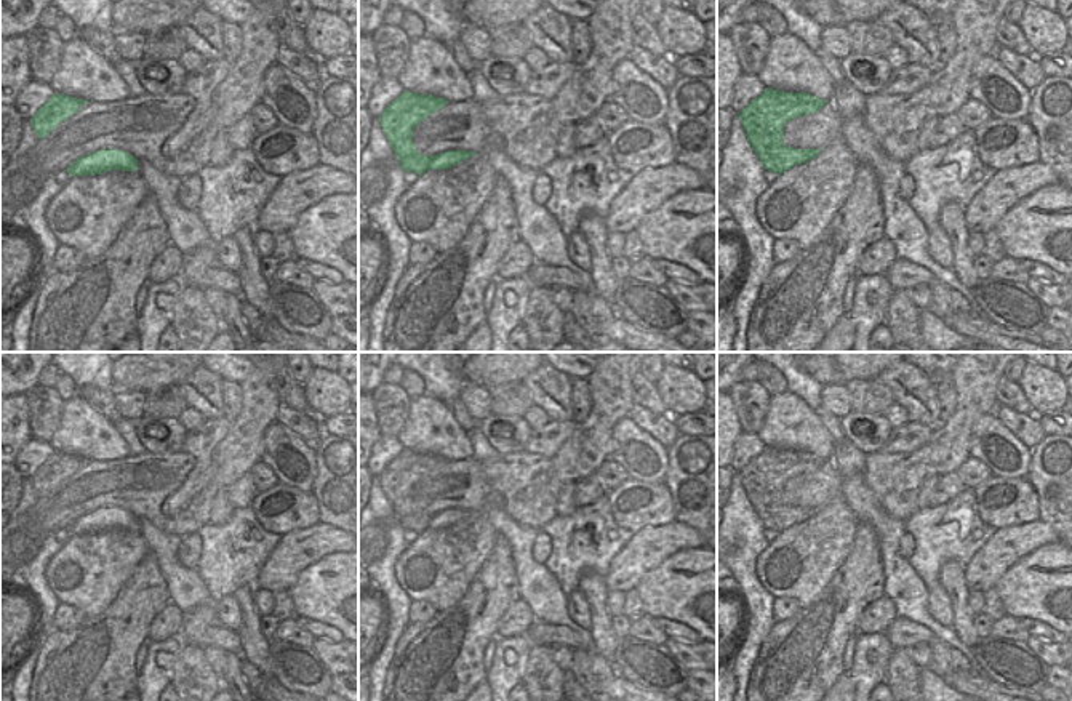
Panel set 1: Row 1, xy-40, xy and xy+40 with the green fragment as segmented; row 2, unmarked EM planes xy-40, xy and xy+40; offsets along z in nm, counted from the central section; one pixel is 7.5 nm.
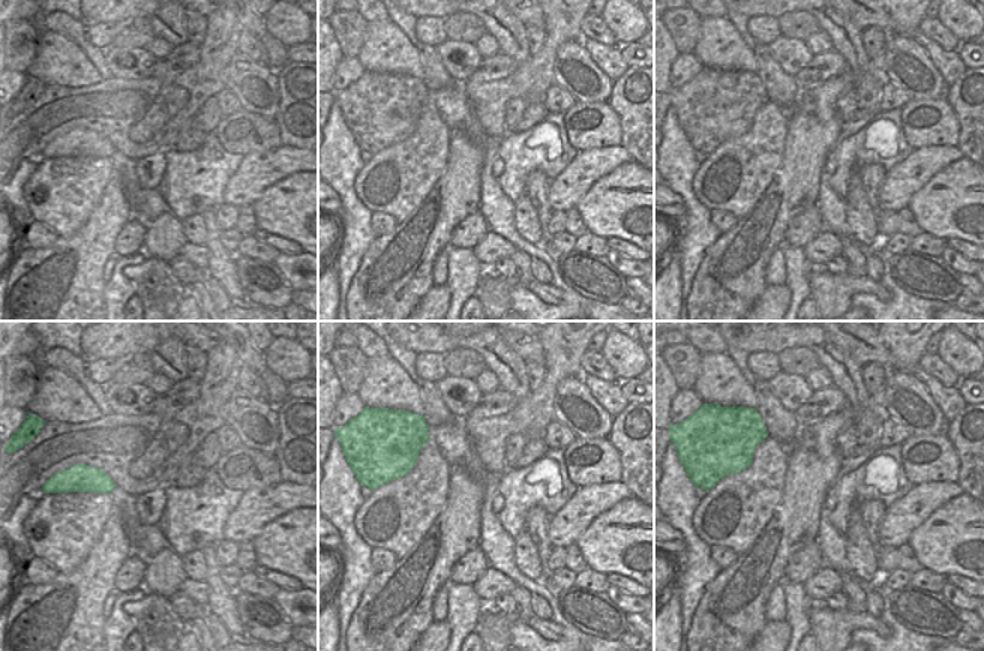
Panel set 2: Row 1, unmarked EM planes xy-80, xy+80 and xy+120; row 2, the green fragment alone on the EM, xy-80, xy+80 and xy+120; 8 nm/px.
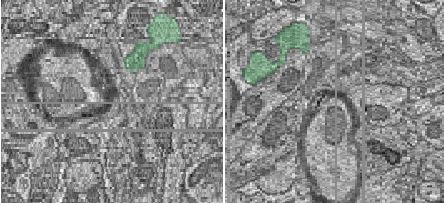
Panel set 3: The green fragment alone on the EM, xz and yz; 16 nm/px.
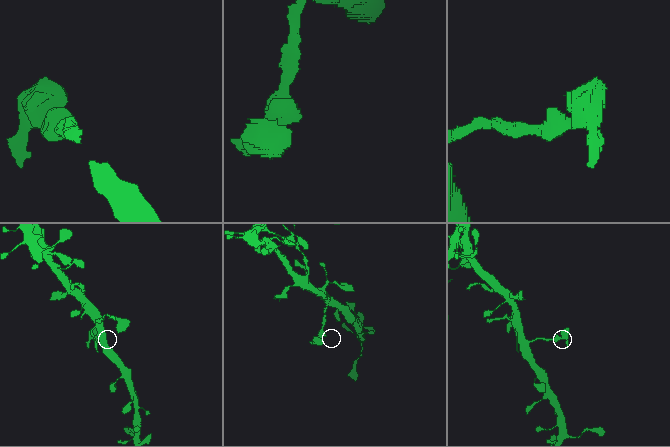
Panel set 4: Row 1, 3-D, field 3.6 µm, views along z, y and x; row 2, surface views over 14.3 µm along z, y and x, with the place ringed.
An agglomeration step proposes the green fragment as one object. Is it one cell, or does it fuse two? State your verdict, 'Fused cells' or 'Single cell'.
Single cell.

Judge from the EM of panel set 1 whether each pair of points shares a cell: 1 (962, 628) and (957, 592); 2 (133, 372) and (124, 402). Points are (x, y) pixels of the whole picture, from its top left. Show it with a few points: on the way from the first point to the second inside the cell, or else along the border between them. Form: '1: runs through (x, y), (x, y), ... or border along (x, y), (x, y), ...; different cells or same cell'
1: runs through (962, 620), (959, 600); same cell
2: border along (116, 389), (132, 389), (144, 394); different cells

